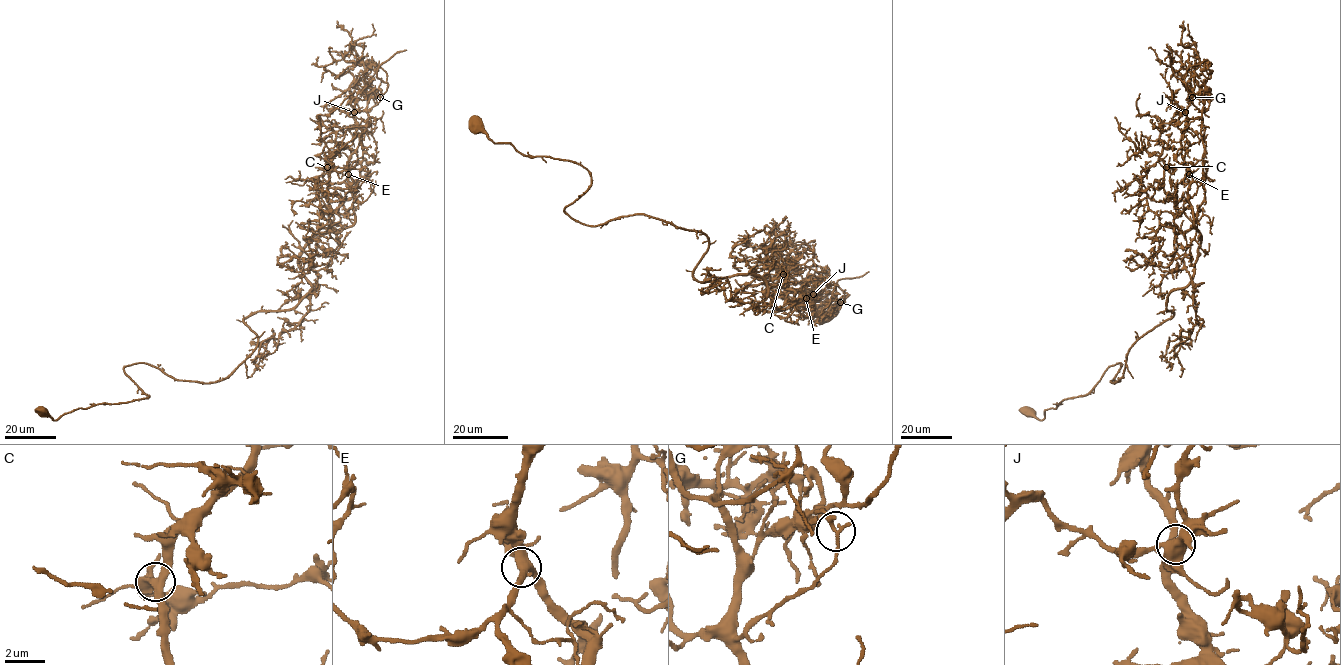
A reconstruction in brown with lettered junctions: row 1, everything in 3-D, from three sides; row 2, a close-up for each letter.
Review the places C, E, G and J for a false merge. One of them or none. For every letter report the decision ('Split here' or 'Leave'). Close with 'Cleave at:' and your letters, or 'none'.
C: Leave
E: Leave
G: Split here
J: Leave
Cleave at: G

